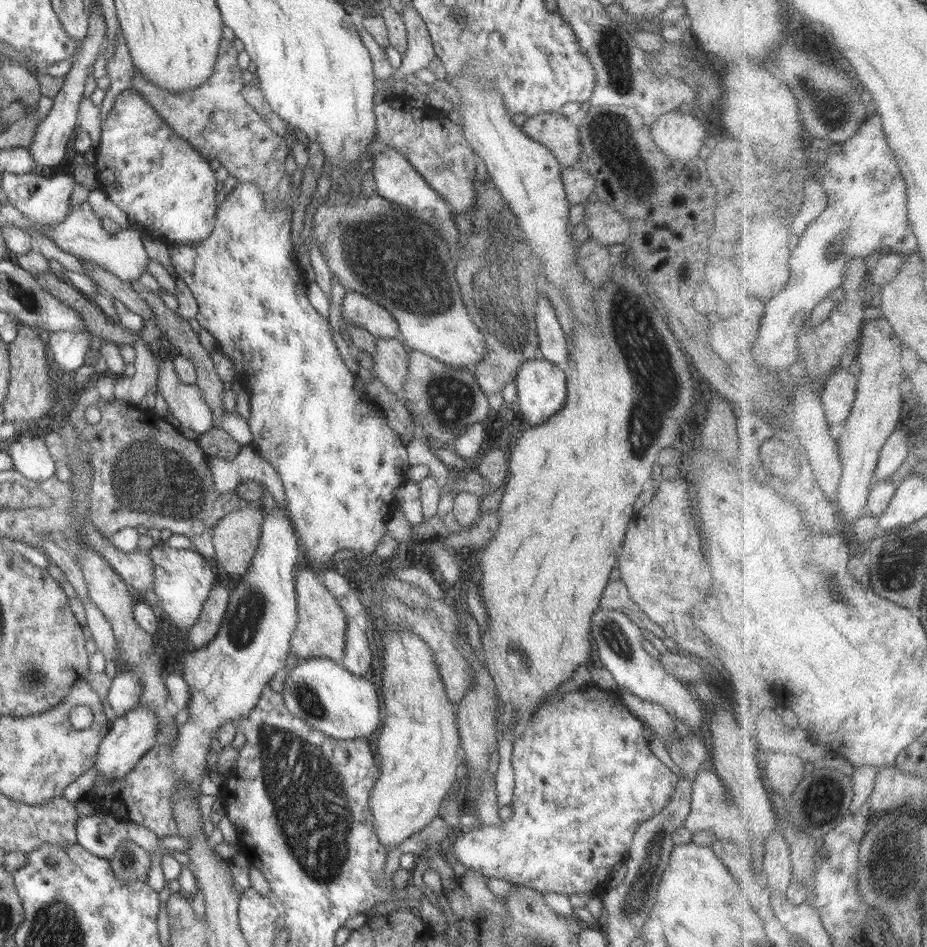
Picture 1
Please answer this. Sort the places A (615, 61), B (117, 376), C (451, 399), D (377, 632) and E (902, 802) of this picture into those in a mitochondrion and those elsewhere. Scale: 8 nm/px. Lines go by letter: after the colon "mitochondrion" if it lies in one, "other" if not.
A: mitochondrion
B: other
C: mitochondrion
D: other
E: mitochondrion

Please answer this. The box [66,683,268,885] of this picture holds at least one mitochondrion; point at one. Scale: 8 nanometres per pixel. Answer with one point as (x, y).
(128, 859)

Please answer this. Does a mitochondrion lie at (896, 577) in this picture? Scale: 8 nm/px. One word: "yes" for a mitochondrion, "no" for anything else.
yes

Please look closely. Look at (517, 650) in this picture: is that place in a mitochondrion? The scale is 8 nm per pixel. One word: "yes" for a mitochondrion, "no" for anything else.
no

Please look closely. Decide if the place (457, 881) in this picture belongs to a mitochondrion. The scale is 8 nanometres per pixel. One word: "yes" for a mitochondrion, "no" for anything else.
no

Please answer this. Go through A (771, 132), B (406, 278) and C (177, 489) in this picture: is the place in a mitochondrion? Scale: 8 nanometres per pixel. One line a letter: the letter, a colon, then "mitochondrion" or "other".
A: other
B: mitochondrion
C: mitochondrion

